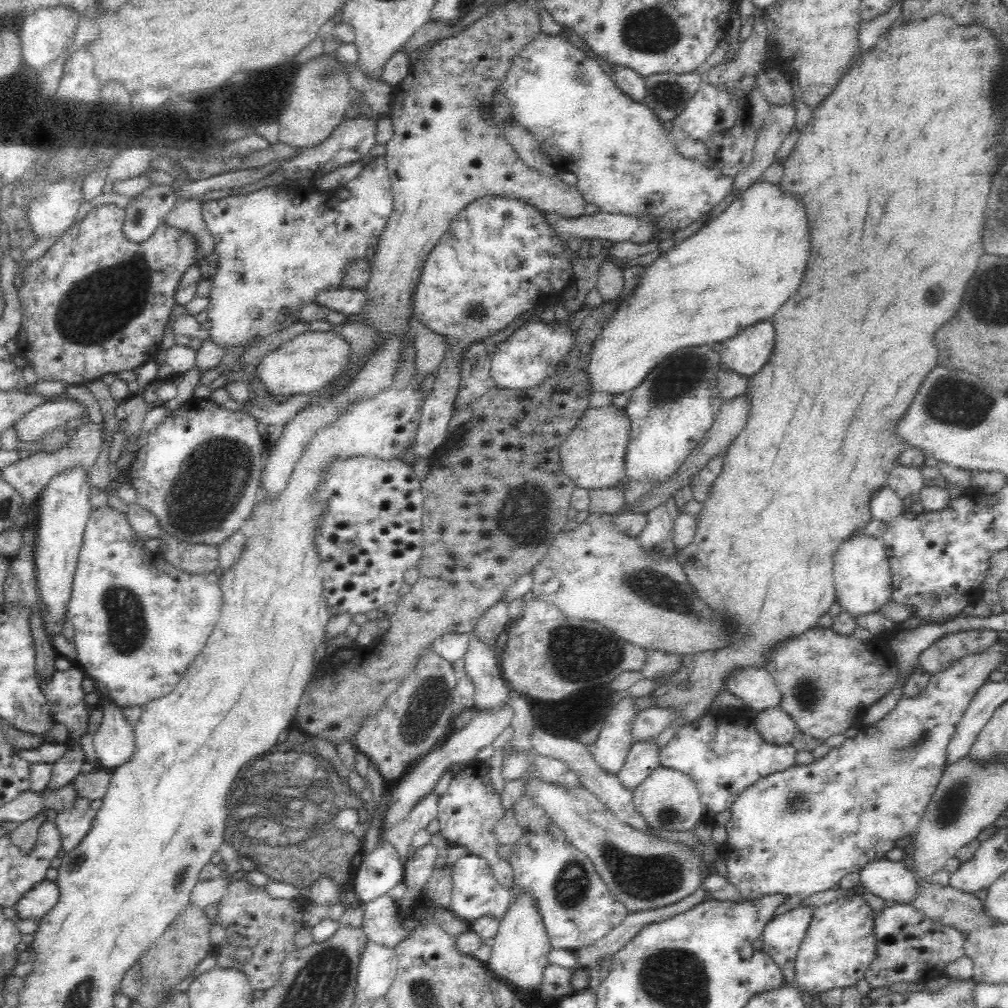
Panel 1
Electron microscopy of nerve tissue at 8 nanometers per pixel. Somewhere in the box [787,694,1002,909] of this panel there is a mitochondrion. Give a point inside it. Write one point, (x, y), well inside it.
(949, 806)

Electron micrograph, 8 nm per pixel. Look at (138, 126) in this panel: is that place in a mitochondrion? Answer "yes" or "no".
no

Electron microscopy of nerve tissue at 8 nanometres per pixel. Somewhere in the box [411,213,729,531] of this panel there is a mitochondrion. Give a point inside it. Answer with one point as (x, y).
(684, 373)

